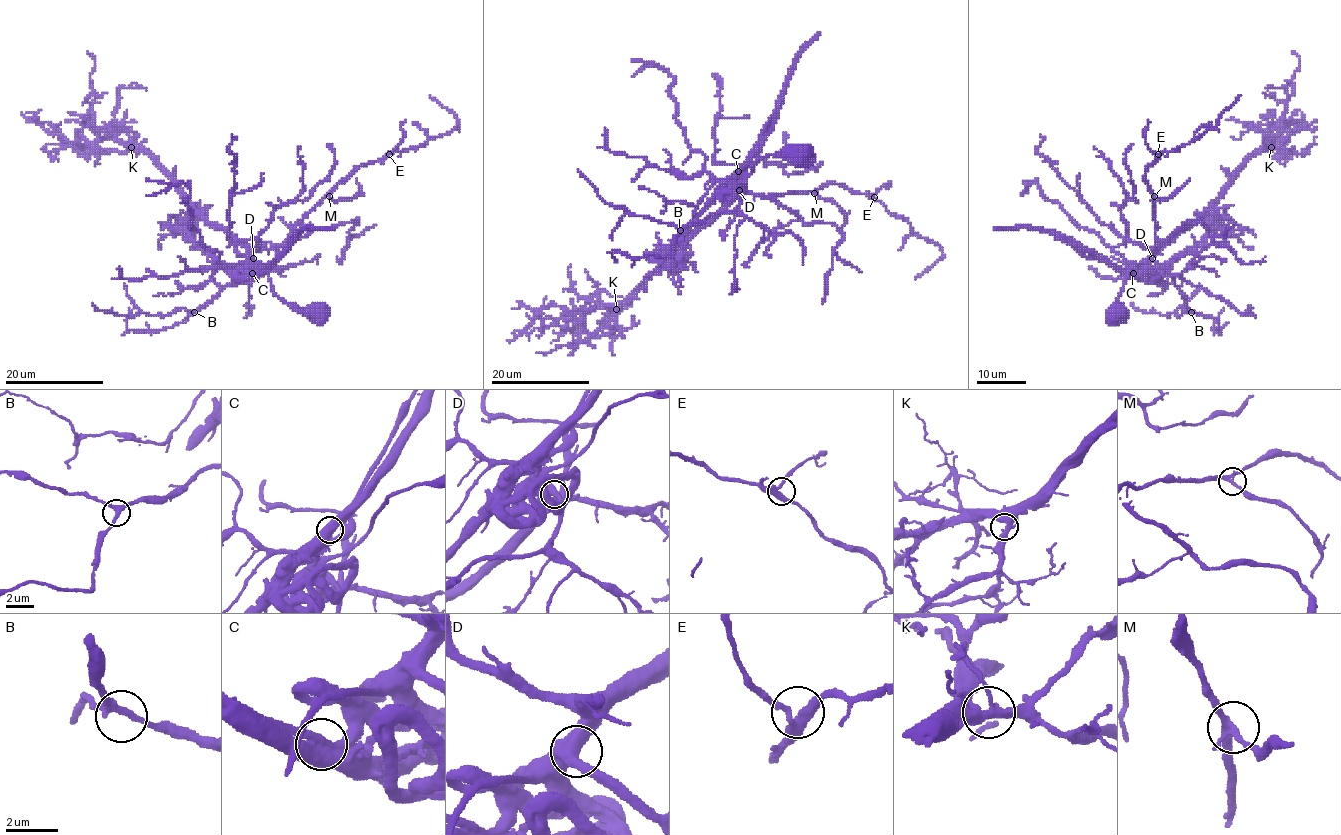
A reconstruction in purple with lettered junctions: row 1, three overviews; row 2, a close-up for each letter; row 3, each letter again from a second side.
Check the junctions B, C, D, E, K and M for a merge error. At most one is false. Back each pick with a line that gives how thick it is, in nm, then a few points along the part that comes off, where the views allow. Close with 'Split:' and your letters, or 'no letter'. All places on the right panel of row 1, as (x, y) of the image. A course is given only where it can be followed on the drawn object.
C: 650 nm thick; foreign part runs (1132, 273), (1123, 273), (1091, 251), (1059, 236), (1024, 228), (993, 230)
Split: C

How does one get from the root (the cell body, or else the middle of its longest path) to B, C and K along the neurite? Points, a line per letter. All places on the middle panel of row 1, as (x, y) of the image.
B: (802, 154), (762, 157), (753, 170), (736, 183), (741, 203), (732, 211), (709, 214), (702, 221), (680, 230)
C: (802, 154), (767, 155), (739, 181), (734, 177), (737, 171)
K: (802, 154), (762, 157), (753, 170), (736, 183), (736, 193), (616, 309)

